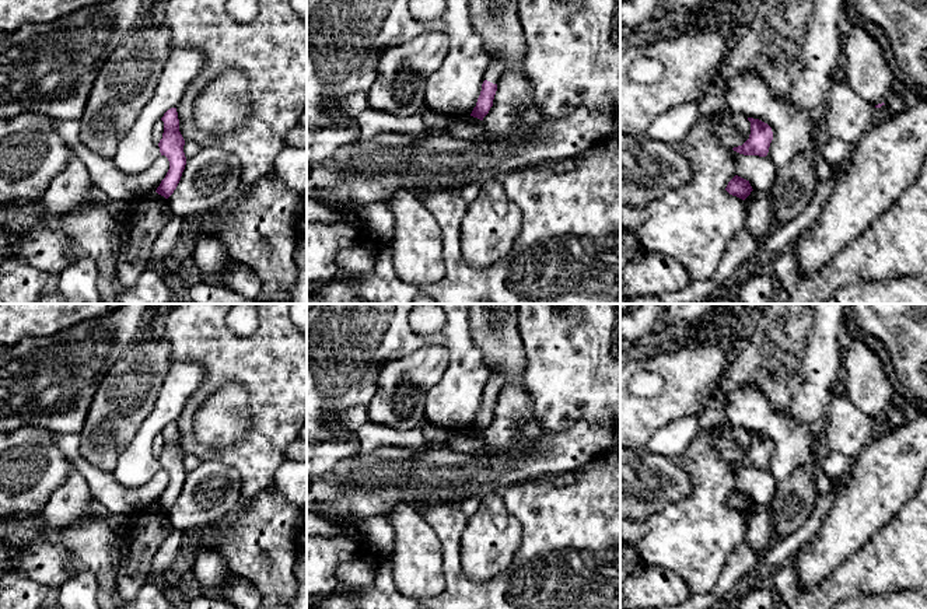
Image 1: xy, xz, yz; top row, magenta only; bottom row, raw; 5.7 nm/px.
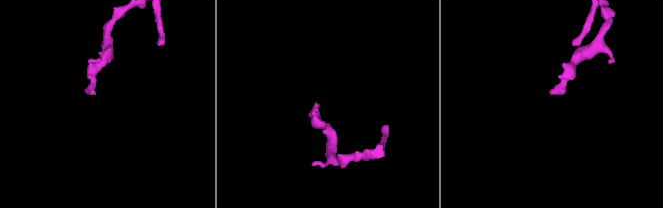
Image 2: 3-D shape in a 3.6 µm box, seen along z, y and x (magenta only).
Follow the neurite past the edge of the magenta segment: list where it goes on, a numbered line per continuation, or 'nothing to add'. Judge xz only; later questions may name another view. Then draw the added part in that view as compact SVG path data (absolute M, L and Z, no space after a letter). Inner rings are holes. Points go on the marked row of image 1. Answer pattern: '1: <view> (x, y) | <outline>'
1: xz (496, 69) | M492 60L489 64L489 69L486 71L486 78L487 81L497 84L499 78L501 77L501 74L504 73L506 66L499 62L499 60Z

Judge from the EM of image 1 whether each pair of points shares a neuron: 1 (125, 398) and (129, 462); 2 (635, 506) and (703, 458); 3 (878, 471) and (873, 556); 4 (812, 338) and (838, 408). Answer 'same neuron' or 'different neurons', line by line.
1: different neurons
2: different neurons
3: different neurons
4: different neurons

